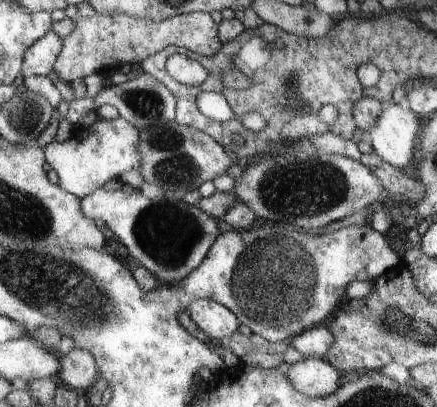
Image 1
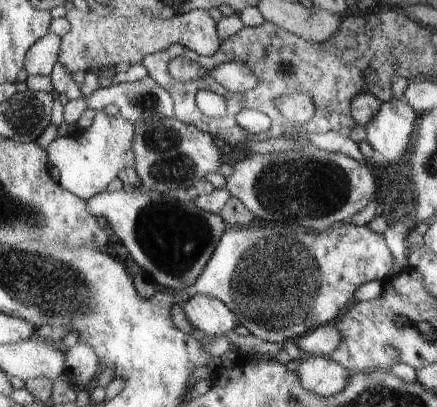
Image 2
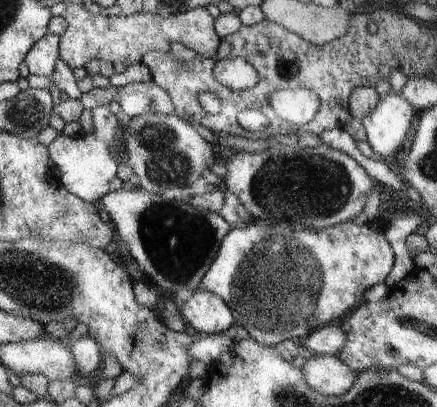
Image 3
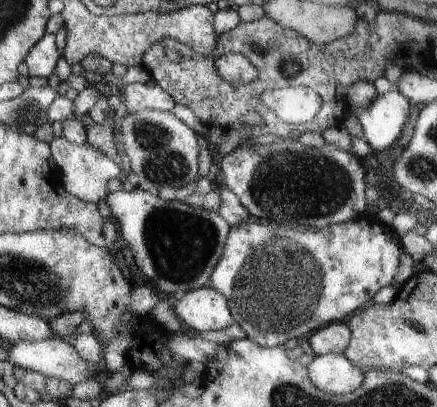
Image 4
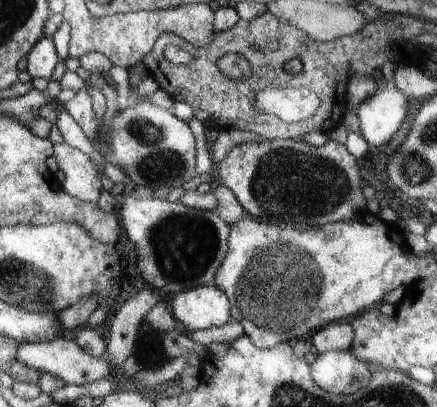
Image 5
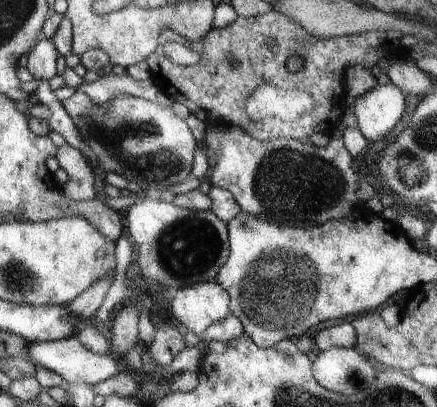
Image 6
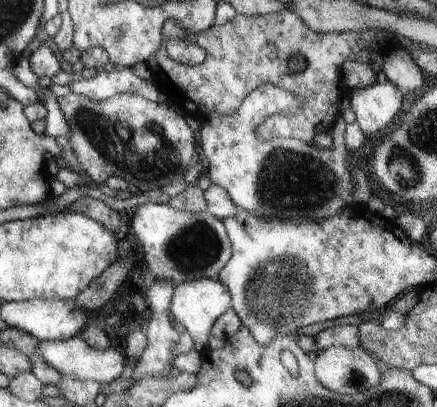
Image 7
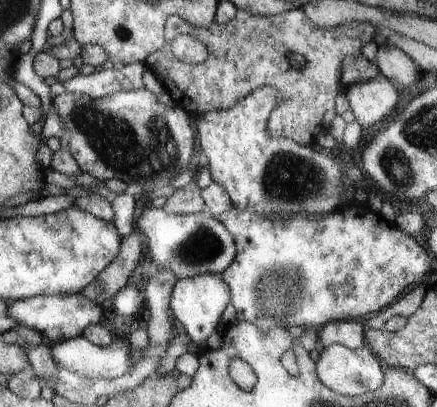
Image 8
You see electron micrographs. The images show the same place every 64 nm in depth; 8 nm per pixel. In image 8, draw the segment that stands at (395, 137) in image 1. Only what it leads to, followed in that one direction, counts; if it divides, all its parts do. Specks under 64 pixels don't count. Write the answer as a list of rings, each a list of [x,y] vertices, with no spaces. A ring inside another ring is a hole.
[[[375,76],[365,82],[349,84],[343,88],[349,108],[355,114],[355,122],[361,124],[361,128],[367,128],[369,124],[381,120],[389,114],[389,110],[397,102],[397,90],[393,82],[389,82],[385,76]]]

